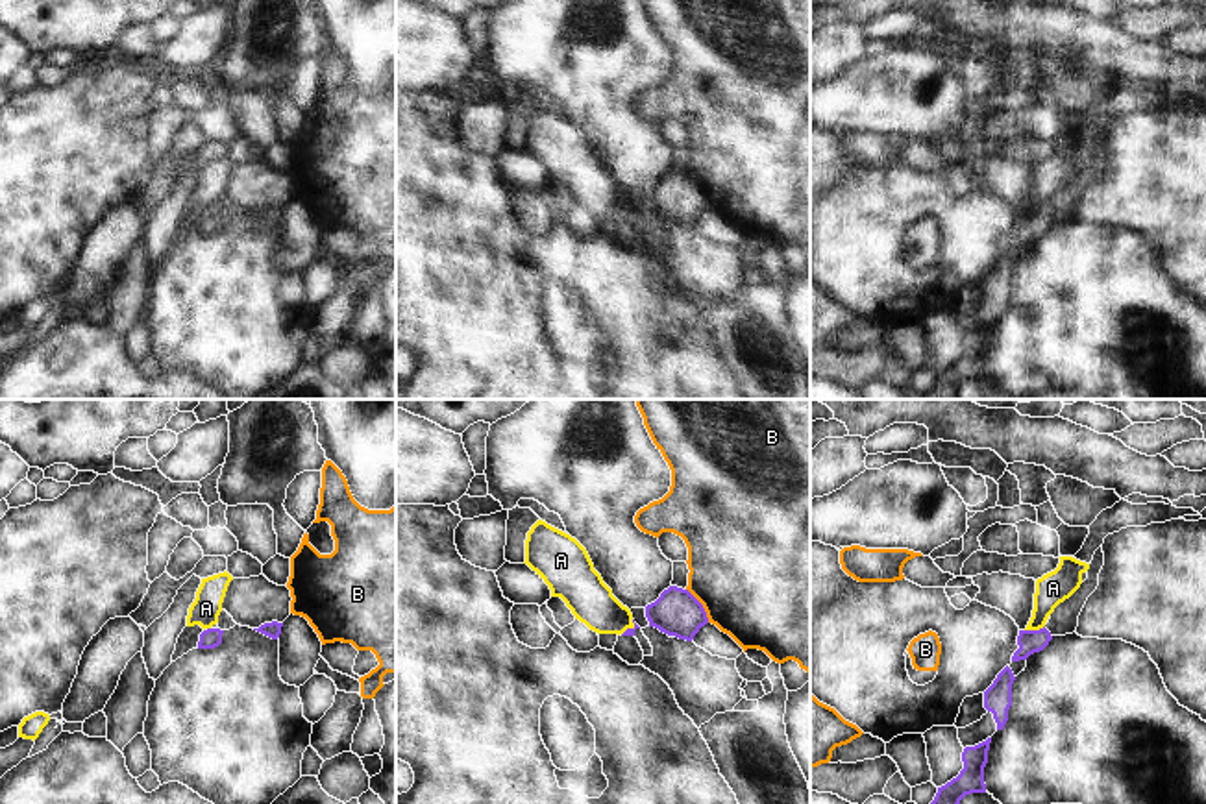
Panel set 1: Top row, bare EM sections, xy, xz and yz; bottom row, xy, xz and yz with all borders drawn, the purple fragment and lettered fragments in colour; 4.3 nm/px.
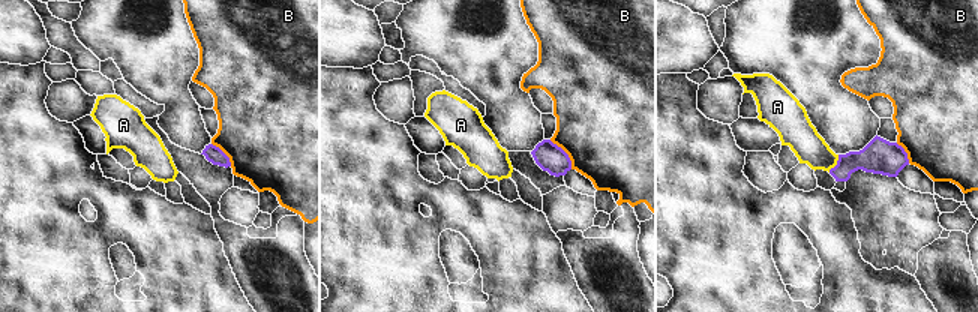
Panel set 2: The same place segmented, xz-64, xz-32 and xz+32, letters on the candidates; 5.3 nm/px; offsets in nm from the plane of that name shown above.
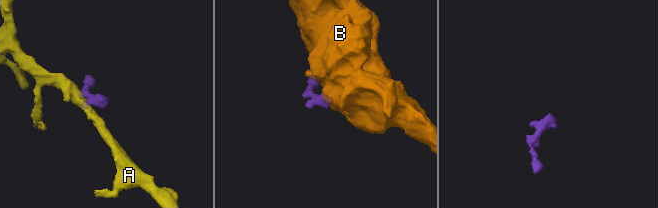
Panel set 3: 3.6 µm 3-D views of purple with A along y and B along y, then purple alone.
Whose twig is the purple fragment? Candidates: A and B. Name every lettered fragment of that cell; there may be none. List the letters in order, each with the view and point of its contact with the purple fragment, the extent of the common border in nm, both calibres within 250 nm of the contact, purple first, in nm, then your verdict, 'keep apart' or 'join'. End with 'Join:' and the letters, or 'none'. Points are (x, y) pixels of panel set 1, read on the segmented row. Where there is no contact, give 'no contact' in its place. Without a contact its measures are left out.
A: meets purple in yz at (1034, 631); contact 90 nm long; 100 nm thick on the purple side, 140 nm on the other; keep apart
B: meets purple in xz at (701, 605); contact 180 nm long; 200 nm thick on the purple side, 500 nm on the other; keep apart
Join: none

